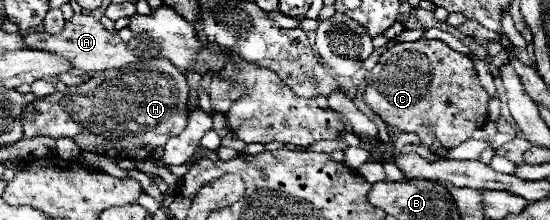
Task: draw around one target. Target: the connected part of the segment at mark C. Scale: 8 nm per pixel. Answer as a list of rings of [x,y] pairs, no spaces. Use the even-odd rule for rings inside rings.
[[[422,38],[418,42],[394,44],[366,74],[366,82],[364,100],[386,124],[404,128],[406,132],[430,124],[446,148],[456,148],[460,142],[472,138],[472,132],[488,120],[488,94],[478,84],[478,76],[474,76],[474,62],[438,40]]]

